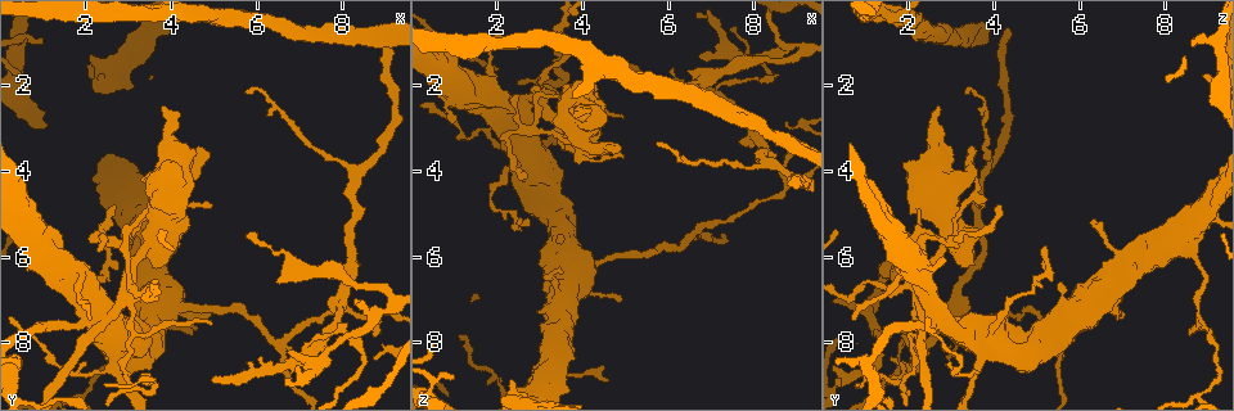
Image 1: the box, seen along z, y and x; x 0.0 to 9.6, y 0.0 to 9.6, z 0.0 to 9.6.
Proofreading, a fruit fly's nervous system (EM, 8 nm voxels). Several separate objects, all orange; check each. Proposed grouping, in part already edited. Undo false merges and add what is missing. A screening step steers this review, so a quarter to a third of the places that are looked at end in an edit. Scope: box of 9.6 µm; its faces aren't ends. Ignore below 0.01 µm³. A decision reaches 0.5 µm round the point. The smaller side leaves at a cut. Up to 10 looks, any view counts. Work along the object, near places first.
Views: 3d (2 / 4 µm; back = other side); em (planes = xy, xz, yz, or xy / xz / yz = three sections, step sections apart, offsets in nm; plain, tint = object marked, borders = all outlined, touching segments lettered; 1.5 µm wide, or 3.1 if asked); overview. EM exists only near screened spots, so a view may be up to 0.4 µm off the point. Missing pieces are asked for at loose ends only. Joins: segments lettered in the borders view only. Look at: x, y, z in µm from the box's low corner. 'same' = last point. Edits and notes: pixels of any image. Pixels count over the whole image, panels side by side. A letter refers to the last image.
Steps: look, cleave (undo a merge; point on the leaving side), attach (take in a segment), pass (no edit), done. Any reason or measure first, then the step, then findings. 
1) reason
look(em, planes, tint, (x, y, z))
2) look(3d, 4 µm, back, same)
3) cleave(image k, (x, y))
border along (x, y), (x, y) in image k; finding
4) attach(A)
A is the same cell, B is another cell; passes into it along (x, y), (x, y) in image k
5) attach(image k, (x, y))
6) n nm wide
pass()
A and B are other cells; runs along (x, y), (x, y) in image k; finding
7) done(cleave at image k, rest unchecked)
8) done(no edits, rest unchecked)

free end
look(3d, 4 µm, (2.25, 1.70, 8.90))

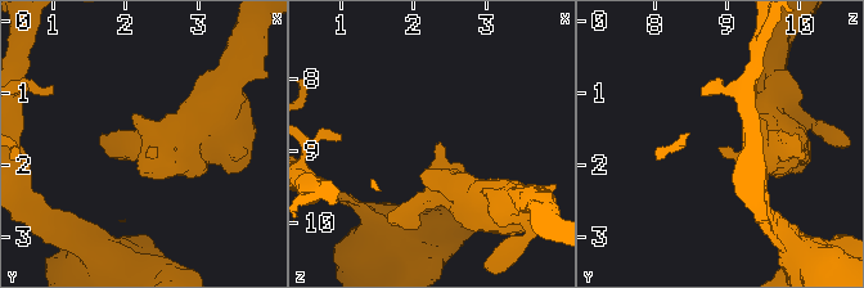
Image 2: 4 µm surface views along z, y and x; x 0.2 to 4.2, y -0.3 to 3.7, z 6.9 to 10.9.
need the tissue
look(em, xz, step 8, borders, (2.35, 1.75, 8.90))

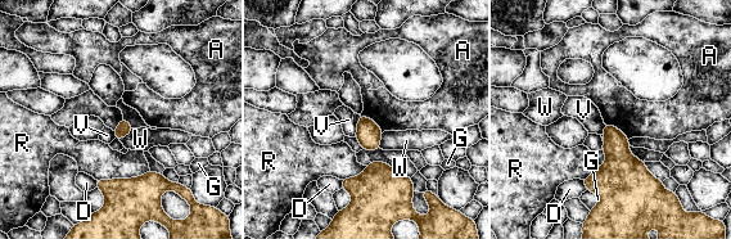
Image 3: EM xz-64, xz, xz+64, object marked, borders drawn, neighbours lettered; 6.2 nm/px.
another direction
look(em, planes, borders, same)

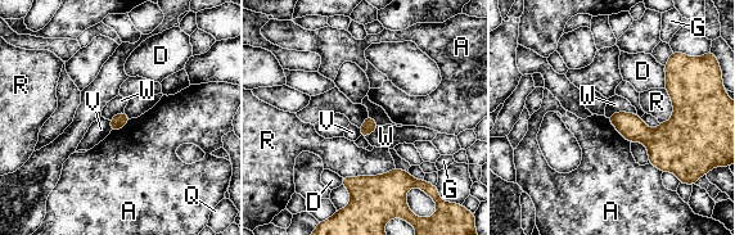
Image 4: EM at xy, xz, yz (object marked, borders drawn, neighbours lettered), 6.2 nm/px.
R touches over 340 nm
pass()
A, D, G, Q, R, V and W are other cells; no lettered segment goes on from it

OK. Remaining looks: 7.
abrupt turn
look(3d, 2 µm, (8.80, 7.40, 1.10))

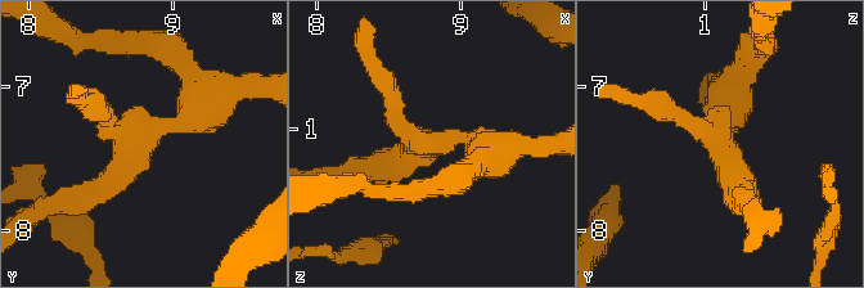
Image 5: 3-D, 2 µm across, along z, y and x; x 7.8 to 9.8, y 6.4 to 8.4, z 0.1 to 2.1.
now the EM
look(em, xz, step 8, tint, (8.76, 7.36, 1.10))

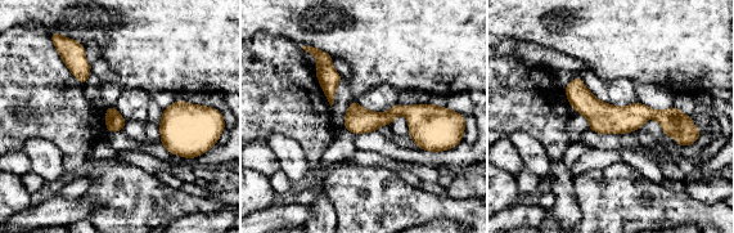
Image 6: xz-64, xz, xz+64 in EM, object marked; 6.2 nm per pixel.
another direction
look(em, planes, borders, same)

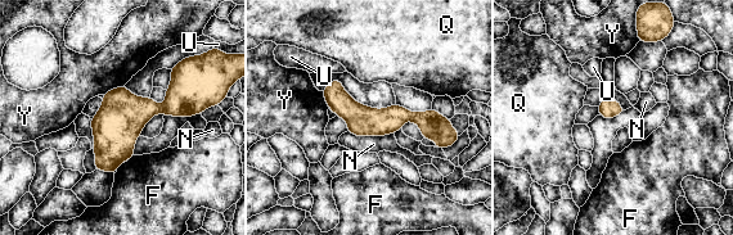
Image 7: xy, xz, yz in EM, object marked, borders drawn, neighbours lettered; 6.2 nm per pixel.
N touches over 300 nm
pass()
F, N, Q, U and Y are other cells; border along (347, 130), (356, 135), (394, 134) in image 7; one cell here

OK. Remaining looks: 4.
stops while still wide
look(3d, 4 µm, (1.00, 6.00, 2.85))

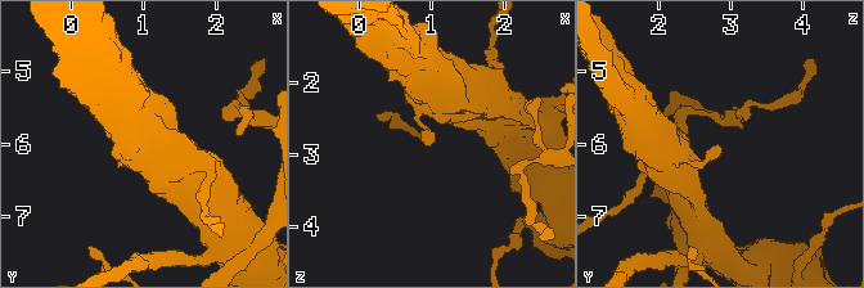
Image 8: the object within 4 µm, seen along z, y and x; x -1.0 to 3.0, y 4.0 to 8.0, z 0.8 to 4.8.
shape alone is not enough
look(em, planes, borders, (1.00, 6.00, 2.85))

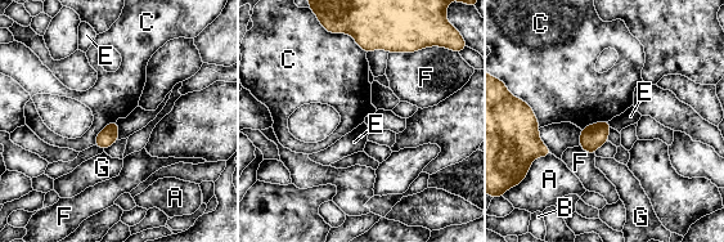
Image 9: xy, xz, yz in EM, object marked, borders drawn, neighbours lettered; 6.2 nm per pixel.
pass()
A, B, C, E, F and G are other cells; border along (116, 120), (97, 135), (94, 144) in image 9; no lettered segment goes on from it

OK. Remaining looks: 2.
arms part here
look(em, xy, step 8, tint, (2.00, 9.15, 9.00))

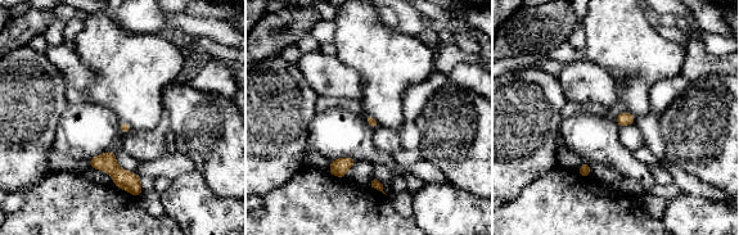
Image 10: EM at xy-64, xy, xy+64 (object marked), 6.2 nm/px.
look(em, planes, borders, same)

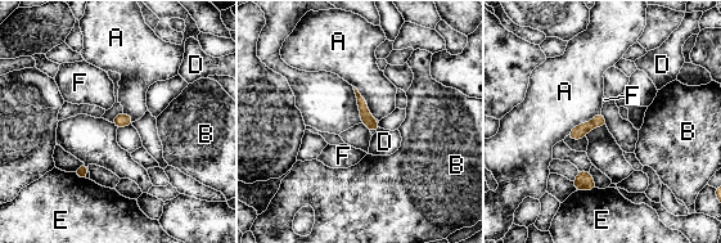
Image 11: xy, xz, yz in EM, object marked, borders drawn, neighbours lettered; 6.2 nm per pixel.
pass()
A, B, D, E and F are other cells; border along (600, 112), (566, 135) in image 11; all the same cell

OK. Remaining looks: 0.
done(no edits, rest unchecked)

